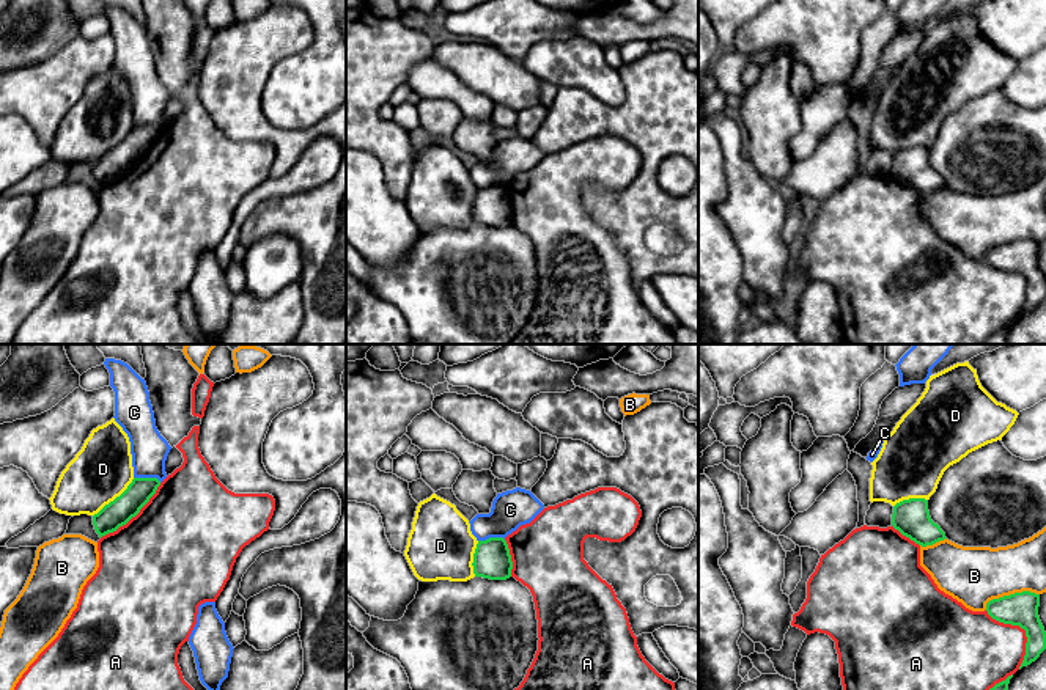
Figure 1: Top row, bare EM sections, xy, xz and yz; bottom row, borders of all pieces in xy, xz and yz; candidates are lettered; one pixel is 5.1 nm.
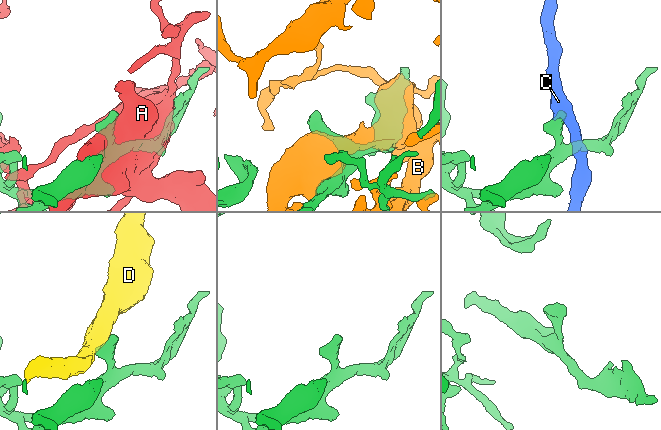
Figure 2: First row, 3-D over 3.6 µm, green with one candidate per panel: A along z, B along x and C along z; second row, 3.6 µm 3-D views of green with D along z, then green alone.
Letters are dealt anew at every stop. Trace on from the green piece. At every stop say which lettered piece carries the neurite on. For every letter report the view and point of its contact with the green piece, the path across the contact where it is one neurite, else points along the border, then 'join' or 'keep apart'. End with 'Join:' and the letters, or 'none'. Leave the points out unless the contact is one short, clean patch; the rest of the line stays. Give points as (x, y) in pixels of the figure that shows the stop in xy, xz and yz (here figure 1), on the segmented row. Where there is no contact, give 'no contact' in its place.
A: meets green in yz at (1024, 629); keep apart
B: meets green in yz at (1010, 594); keep apart
C: meets green in xy at (148, 478); keep apart
D: meets green in xy at (115, 499); join
Join: D

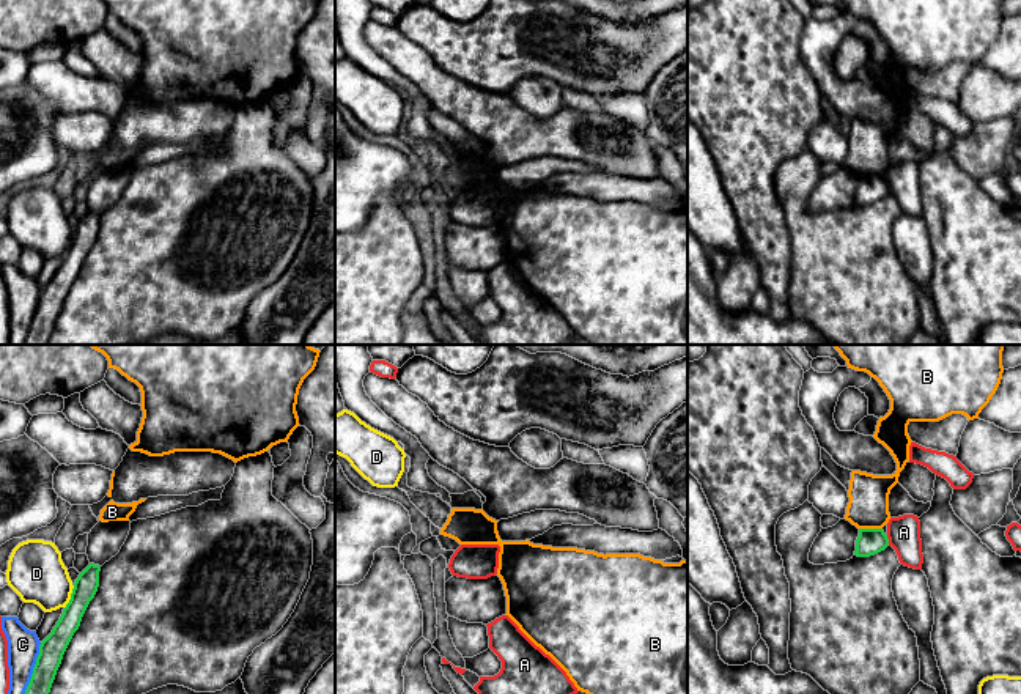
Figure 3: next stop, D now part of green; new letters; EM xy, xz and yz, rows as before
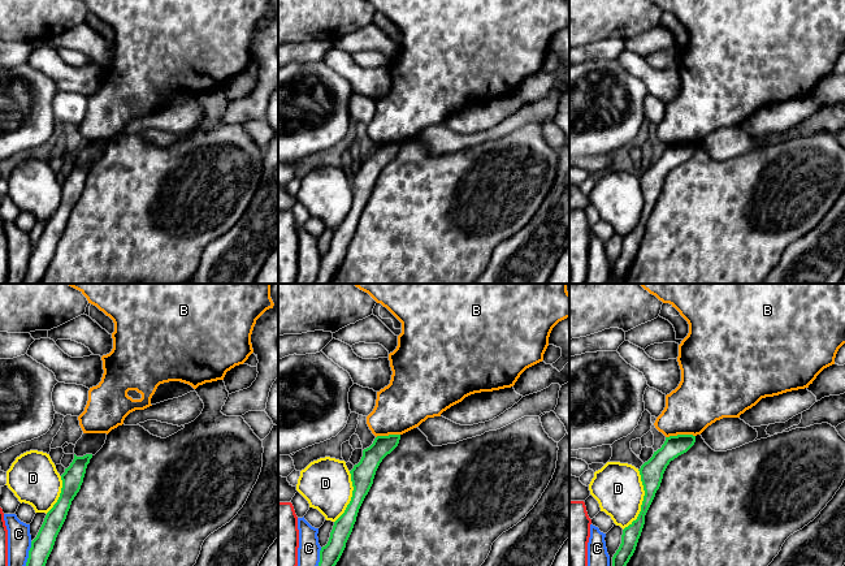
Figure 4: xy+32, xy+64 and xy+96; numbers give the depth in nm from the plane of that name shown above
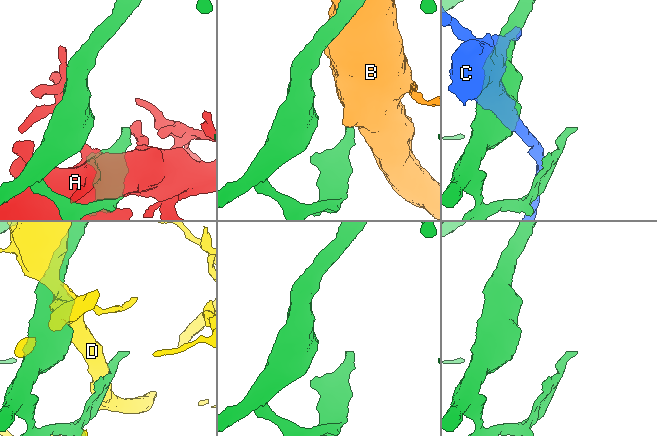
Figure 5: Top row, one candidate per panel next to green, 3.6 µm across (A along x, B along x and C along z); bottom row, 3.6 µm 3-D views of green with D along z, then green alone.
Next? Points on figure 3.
A: meets green in yz at (888, 540); keep apart
B: meets green in yz at (870, 529); keep apart
C: meets green in xy at (33, 668); keep apart
D: meets green in xy at (71, 597); keep apart
Join: none

